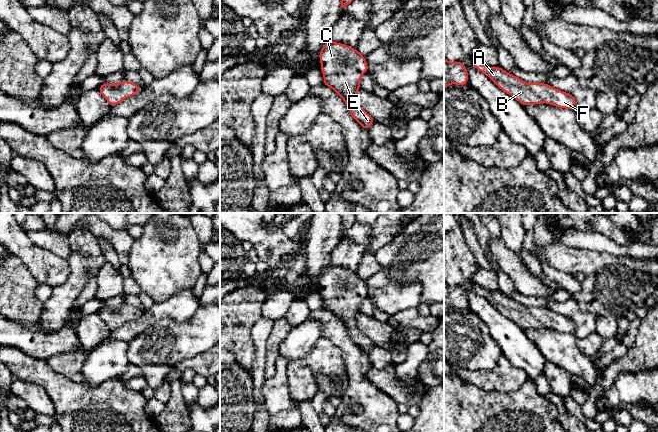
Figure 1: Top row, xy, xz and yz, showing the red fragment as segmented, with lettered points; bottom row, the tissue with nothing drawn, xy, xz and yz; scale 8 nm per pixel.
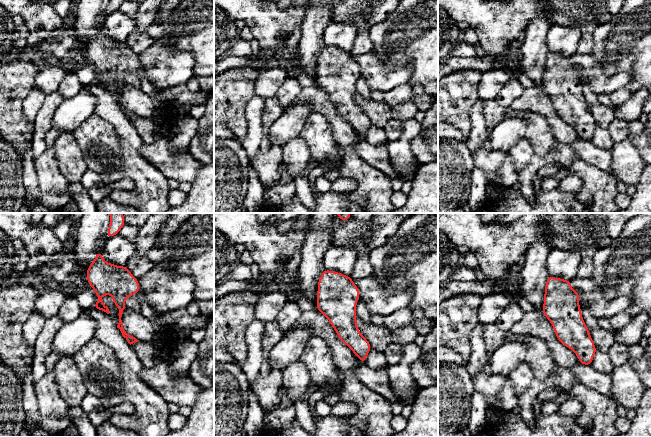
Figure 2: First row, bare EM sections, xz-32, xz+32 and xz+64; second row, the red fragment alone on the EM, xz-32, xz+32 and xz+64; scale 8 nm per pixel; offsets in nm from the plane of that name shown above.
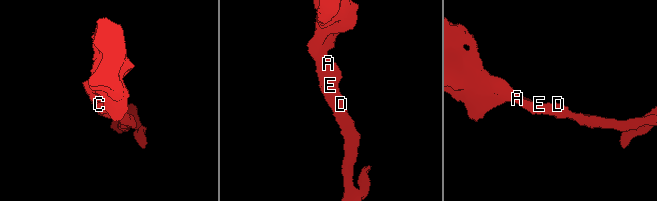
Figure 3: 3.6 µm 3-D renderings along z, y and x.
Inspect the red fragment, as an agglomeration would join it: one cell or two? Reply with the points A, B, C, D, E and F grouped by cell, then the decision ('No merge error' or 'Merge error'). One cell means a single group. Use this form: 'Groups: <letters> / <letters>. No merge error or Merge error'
Groups: A B C D E F. No merge error

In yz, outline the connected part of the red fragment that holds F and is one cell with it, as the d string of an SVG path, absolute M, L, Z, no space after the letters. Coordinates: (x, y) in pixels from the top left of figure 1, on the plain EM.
M474 284L474 291L481 297L488 300L502 315L514 321L523 330L537 329L539 327L550 328L555 331L574 334L576 323L575 320L554 312L547 307L526 307L522 303L506 296L500 290L489 291Z

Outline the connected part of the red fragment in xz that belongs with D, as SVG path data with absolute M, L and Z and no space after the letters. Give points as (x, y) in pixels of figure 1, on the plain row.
M331 263L319 276L323 309L334 314L345 326L348 336L365 354L369 354L374 342L357 327L356 318L360 302L369 293L365 280L357 272L334 266Z

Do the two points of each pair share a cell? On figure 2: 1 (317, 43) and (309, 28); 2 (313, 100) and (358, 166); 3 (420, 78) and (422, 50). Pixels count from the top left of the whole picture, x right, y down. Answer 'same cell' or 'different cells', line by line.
1: same cell
2: same cell
3: same cell

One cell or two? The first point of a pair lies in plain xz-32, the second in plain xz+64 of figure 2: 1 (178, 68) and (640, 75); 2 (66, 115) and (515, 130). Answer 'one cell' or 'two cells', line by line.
1: two cells
2: one cell

